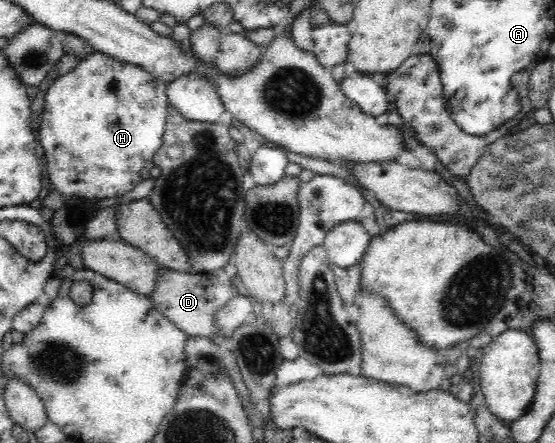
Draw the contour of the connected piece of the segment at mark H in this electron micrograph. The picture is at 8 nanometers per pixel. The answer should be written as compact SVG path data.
M96 51L92 55L85 57L82 61L79 61L74 71L70 71L70 73L64 75L64 77L58 77L45 95L43 120L40 124L40 133L38 137L40 154L47 164L49 179L52 183L50 189L56 189L56 191L64 195L64 197L77 195L84 199L90 199L90 197L97 197L97 199L118 197L128 193L128 191L132 191L132 189L143 180L140 172L144 169L144 163L148 160L152 160L154 154L163 144L163 135L168 115L168 101L167 95L165 94L167 85L168 83L158 80L158 78L154 76L150 76L150 73L144 70L142 66L127 64L126 62L115 60L106 54L98 53Z

